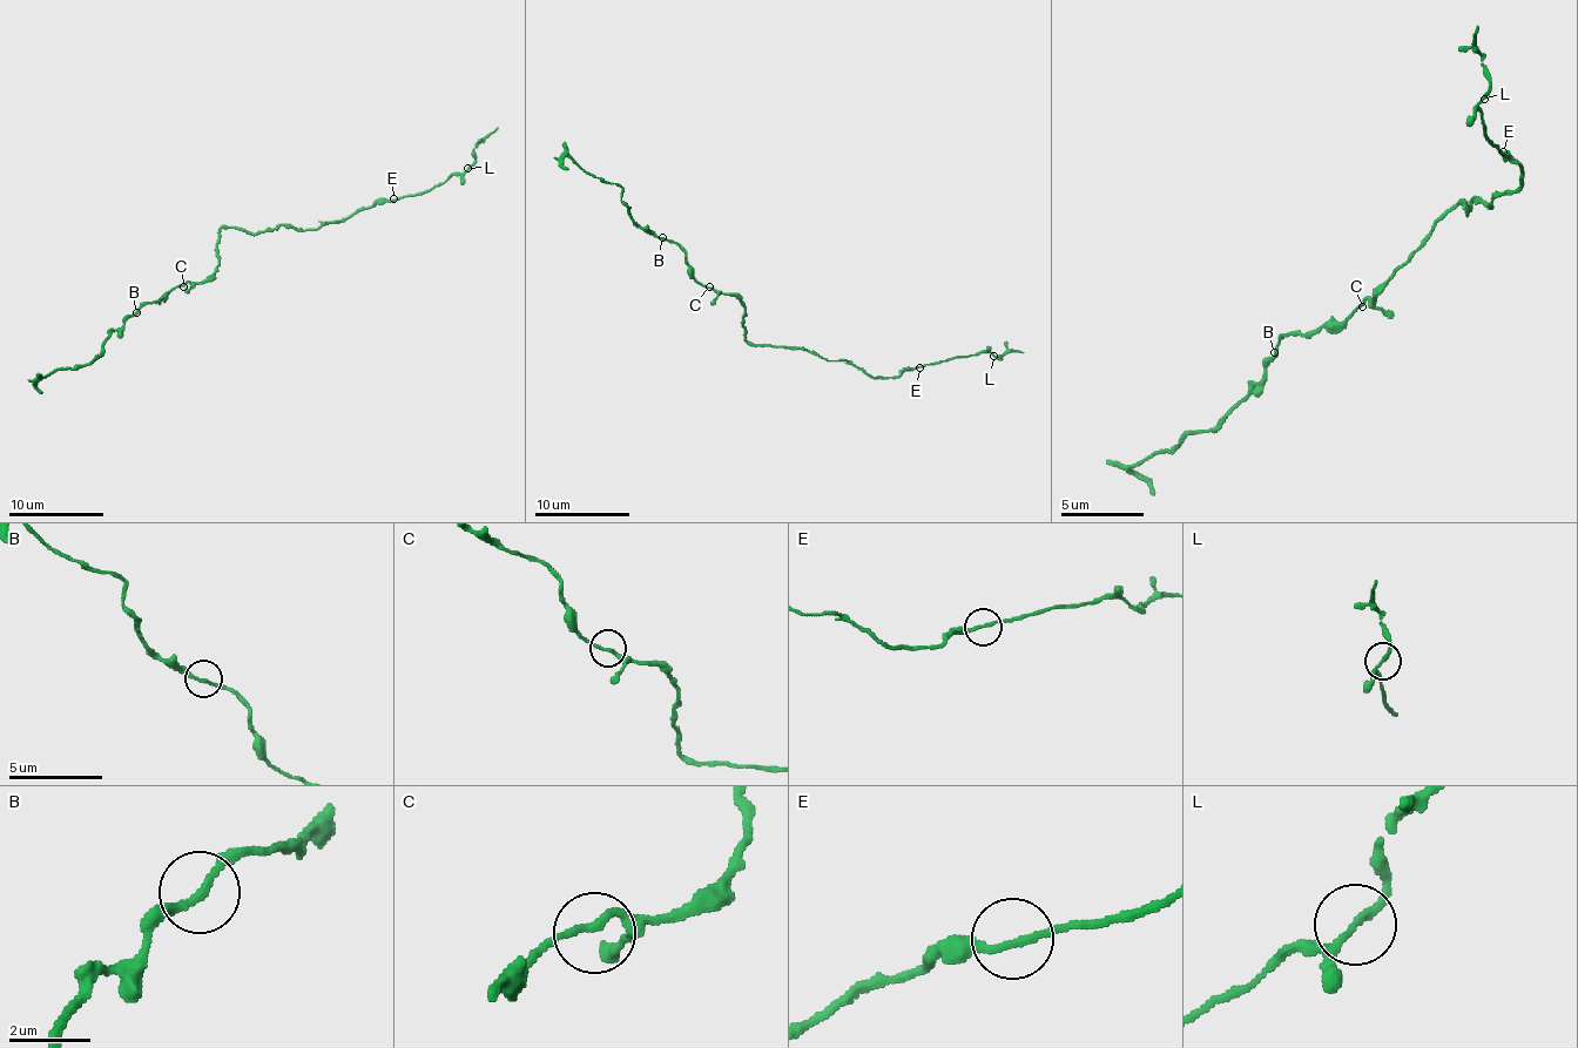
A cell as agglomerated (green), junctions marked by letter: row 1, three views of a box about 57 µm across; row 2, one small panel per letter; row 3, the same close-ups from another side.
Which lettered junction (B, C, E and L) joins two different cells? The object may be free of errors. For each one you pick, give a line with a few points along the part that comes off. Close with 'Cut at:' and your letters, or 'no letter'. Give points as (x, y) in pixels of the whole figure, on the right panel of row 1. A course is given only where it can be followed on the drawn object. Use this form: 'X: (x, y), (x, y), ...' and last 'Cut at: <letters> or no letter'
Cut at: no letter

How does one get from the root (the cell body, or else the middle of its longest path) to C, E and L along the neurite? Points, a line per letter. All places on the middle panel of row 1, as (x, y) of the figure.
C: (747, 333), (742, 326), (744, 305), (735, 296), (719, 293), (709, 286)
E: (747, 333), (752, 344), (804, 349), (828, 360), (847, 360), (872, 377), (896, 377), (905, 370), (919, 367)
L: (747, 333), (752, 344), (804, 349), (828, 360), (847, 360), (872, 377), (993, 356)

